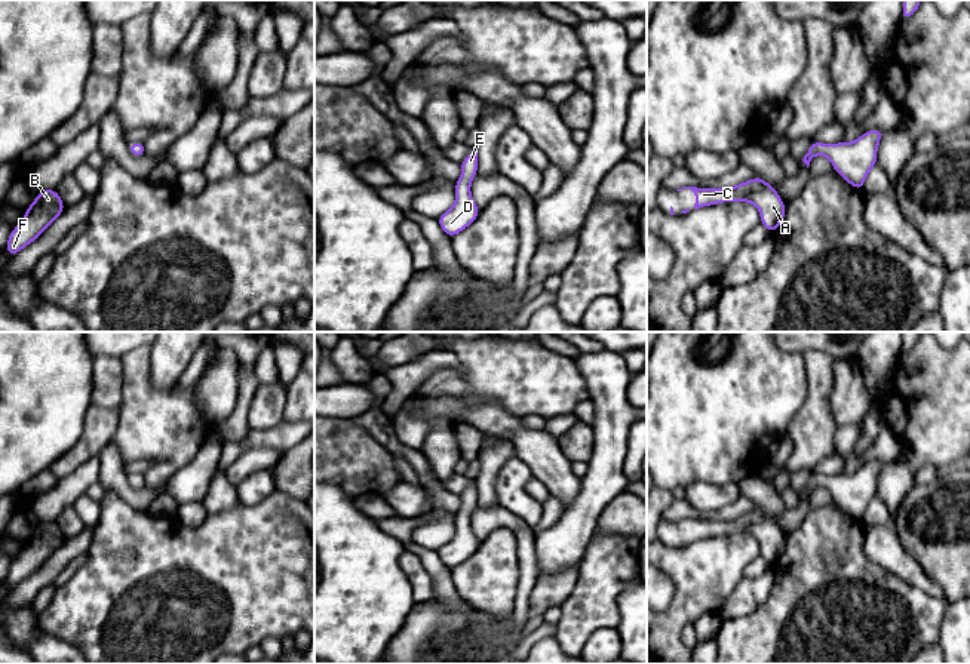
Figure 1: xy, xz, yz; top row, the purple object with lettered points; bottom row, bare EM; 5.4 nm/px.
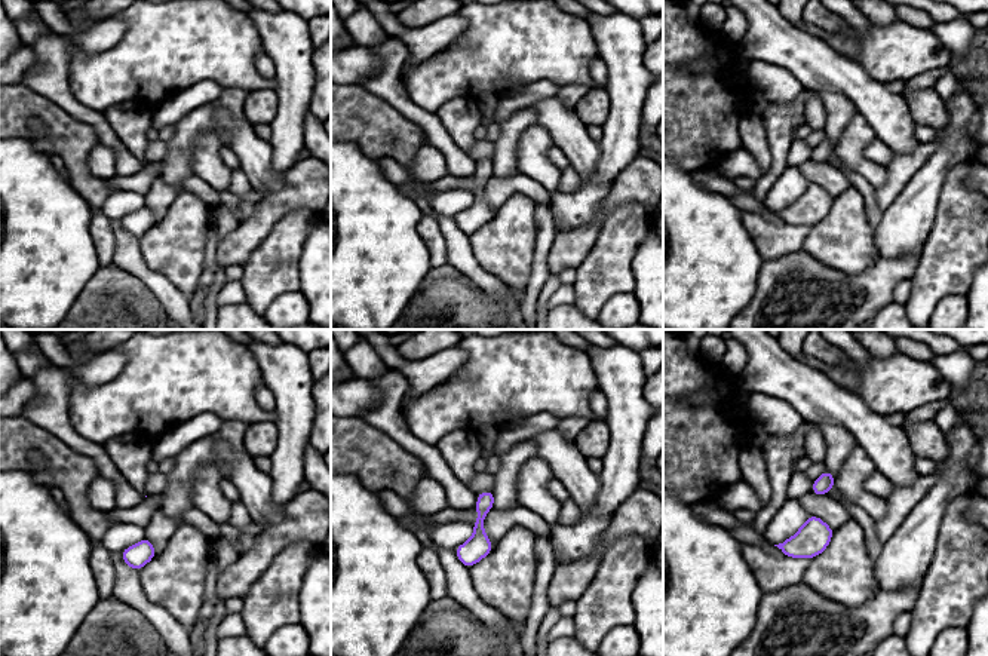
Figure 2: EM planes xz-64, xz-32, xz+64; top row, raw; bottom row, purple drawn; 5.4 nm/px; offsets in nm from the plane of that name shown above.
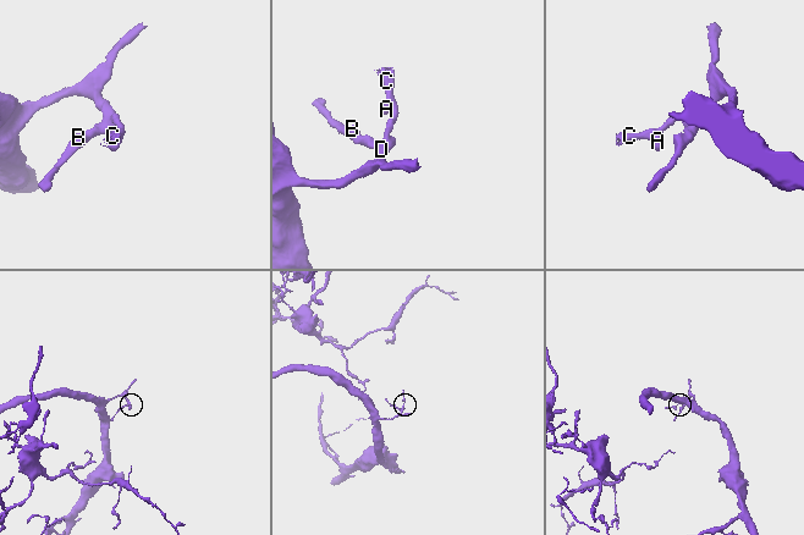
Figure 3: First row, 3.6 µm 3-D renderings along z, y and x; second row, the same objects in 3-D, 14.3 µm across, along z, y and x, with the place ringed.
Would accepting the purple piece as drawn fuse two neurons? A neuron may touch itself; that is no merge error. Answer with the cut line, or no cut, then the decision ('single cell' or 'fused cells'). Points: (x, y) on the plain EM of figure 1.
cut none; single cell

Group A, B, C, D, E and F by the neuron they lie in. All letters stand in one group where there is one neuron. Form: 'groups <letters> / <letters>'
groups A B C D E F

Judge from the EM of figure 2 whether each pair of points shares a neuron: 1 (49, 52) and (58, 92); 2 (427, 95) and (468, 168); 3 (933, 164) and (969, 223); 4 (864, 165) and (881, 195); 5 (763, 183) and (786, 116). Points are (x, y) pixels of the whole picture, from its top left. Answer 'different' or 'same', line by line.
1: same
2: different
3: different
4: different
5: same

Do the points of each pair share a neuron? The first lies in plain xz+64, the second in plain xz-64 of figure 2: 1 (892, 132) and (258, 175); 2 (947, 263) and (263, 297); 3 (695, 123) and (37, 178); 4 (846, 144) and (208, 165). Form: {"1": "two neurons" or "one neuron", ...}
{"1": "one neuron", "2": "one neuron", "3": "two neurons", "4": "one neuron"}

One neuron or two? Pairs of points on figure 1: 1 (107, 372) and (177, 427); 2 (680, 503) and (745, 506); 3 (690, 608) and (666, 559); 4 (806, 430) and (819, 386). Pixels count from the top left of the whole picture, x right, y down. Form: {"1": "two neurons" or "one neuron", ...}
{"1": "two neurons", "2": "one neuron", "3": "one neuron", "4": "one neuron"}

